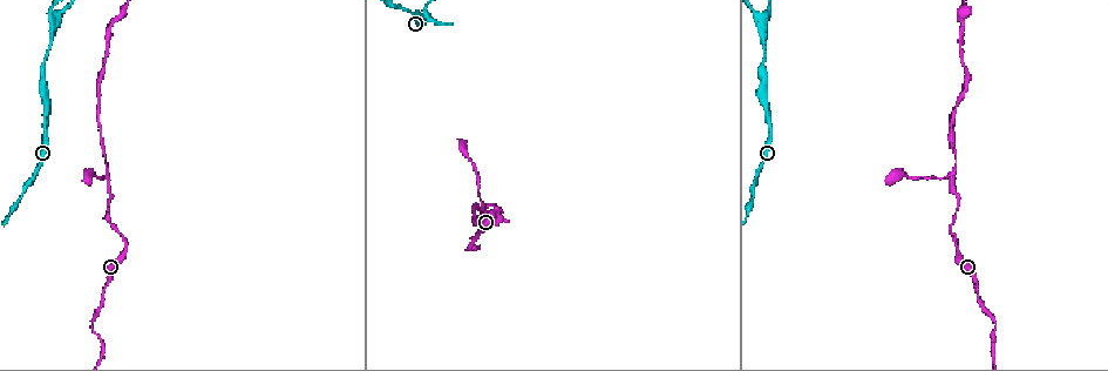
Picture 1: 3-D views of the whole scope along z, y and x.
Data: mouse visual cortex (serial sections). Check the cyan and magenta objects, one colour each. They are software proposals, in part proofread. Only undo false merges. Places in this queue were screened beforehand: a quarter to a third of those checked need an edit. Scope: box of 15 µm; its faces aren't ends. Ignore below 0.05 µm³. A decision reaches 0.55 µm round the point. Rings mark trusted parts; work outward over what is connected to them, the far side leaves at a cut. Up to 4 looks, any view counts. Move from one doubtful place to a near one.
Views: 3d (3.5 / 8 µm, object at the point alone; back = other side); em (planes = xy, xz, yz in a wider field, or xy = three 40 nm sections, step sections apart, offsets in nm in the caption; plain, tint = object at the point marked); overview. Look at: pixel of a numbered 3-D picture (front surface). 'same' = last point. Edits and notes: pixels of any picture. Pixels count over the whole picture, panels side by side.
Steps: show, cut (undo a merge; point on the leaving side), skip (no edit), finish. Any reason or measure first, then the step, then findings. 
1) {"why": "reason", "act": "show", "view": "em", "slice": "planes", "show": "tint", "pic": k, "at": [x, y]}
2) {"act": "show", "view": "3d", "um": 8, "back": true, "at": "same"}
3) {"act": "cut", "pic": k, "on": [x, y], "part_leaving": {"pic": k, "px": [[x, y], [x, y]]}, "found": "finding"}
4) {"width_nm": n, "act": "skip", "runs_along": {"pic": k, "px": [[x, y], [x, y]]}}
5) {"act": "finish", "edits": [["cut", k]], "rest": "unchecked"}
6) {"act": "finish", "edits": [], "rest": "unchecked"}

{"why": "three-way junction", "act": "show", "view": "3d", "um": 3.5, "pic": 1, "at": [50, 24]}

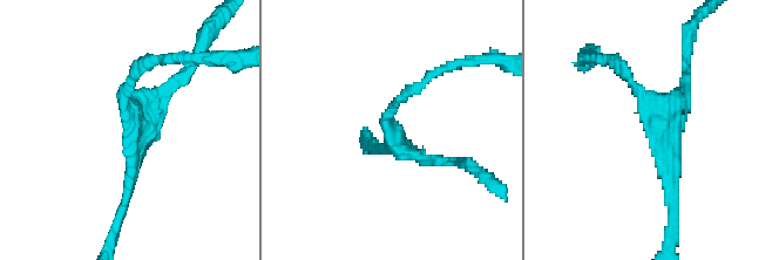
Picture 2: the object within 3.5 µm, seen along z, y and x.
{"arms": 3, "arm_widths_nm": [150, 150, 200], "why": "need the tissue", "act": "show", "view": "em", "slice": "planes", "show": "tint", "pic": 2, "at": [396, 136]}

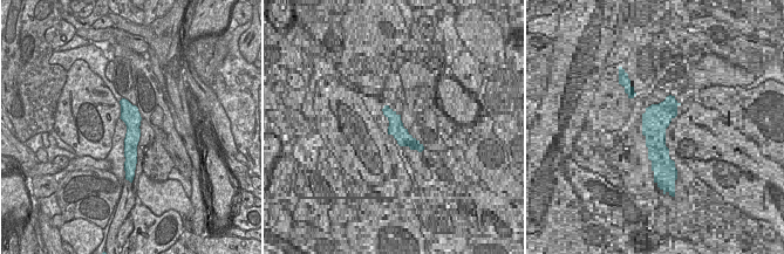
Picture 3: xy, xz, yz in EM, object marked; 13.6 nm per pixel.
{"width_nm": 260, "act": "skip", "runs_along": {"pic": 3, "px": [[123, 102], [131, 117], [128, 163]]}, "found": "all the same cell"}

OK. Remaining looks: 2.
{"why": "thick turns thin", "act": "show", "view": "3d", "um": 3.5, "pic": 1, "at": [127, 240]}

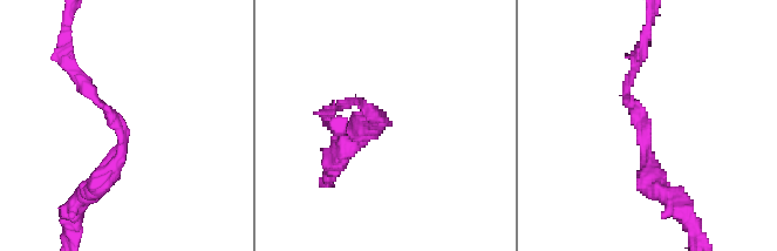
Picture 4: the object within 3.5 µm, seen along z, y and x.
{"why": "need the tissue", "act": "show", "view": "em", "slice": "xy", "step": 1, "show": "tint", "pic": 4, "at": [646, 128]}

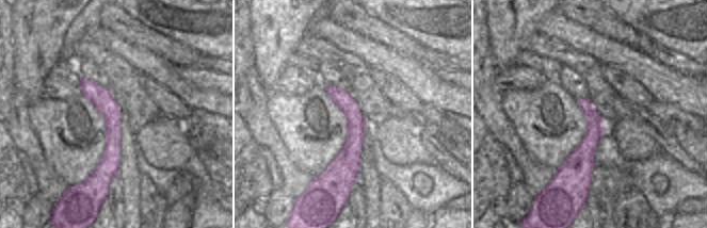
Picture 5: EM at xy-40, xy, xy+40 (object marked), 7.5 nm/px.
{"arm_widths_nm": [150, 300], "act": "skip", "runs_along": {"pic": 5, "px": [[82, 80], [112, 116], [101, 185]]}, "found": "continuous, no second cell"}

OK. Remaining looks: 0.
{"act": "finish", "edits": [], "rest": "unchecked"}

